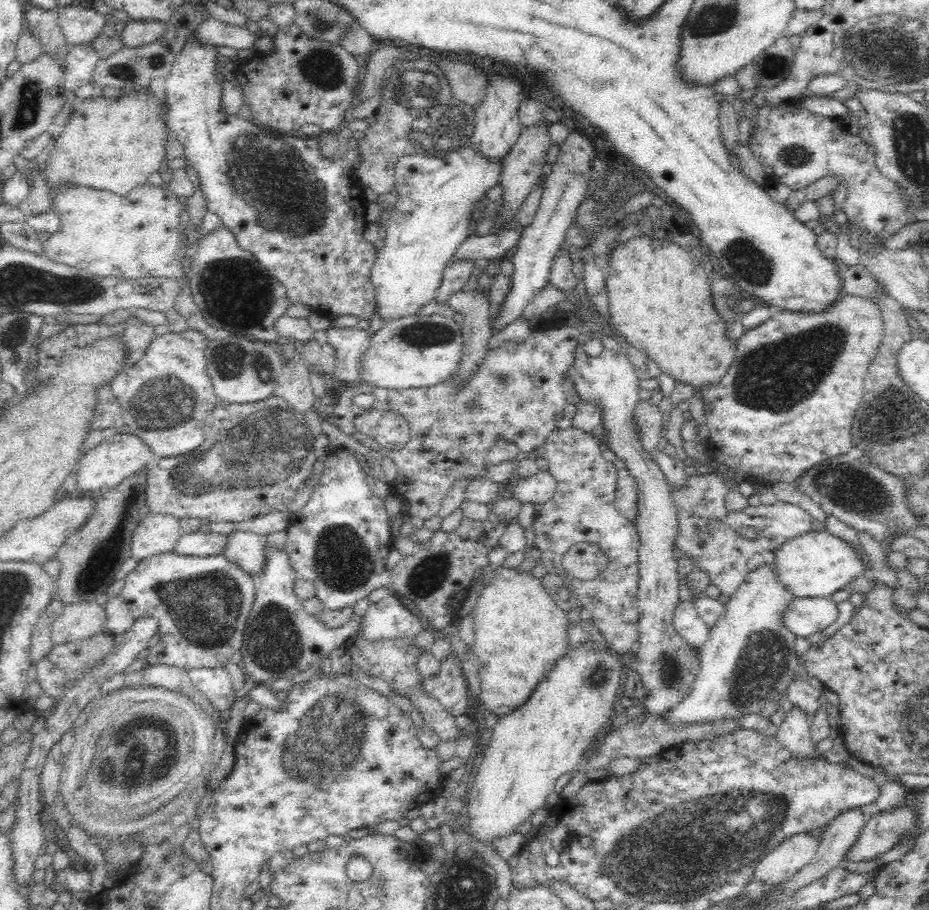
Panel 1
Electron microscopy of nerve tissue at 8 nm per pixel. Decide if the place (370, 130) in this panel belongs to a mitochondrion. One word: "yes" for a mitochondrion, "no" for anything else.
no

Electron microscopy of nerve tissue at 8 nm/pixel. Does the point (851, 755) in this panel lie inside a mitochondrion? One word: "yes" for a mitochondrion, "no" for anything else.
no

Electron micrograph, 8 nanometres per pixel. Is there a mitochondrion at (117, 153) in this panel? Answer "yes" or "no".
no

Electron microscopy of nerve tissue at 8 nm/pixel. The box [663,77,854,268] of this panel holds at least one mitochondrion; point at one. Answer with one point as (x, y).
(793, 155)

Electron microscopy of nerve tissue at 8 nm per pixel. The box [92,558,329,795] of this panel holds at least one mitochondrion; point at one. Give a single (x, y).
(205, 607)

